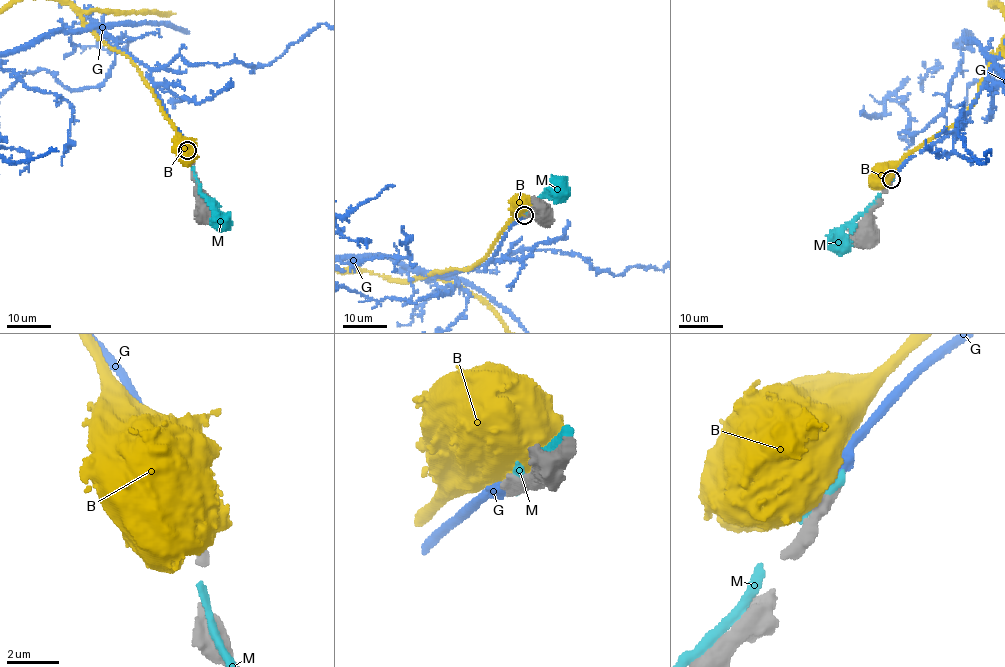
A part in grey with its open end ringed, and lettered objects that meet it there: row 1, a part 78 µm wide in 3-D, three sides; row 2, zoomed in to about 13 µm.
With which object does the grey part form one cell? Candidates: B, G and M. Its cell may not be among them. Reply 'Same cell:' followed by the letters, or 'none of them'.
Same cell: G

